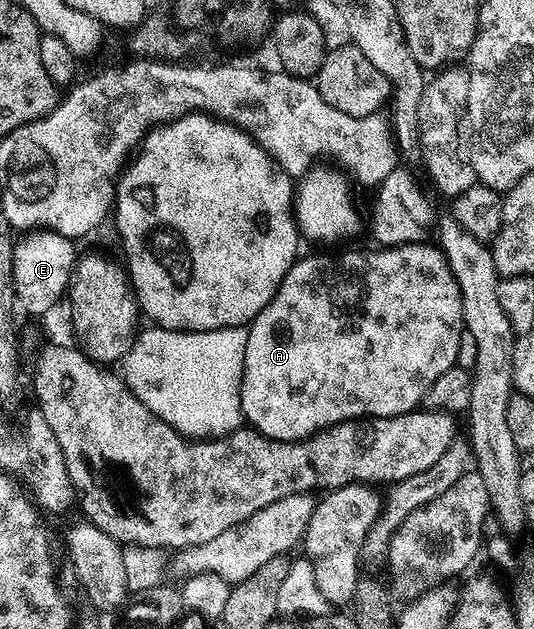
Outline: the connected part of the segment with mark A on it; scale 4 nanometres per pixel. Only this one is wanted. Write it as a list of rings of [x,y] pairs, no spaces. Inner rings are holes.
[[[427,242],[422,243],[401,243],[399,247],[381,246],[380,251],[348,251],[345,255],[312,255],[309,259],[304,257],[297,258],[292,268],[286,273],[286,277],[282,277],[282,285],[278,285],[278,289],[274,293],[274,297],[266,305],[266,309],[262,309],[262,313],[258,313],[258,317],[253,319],[248,327],[248,340],[246,341],[246,357],[244,358],[244,376],[242,377],[242,385],[240,386],[240,413],[241,416],[255,430],[261,431],[268,439],[277,439],[278,441],[290,441],[291,443],[299,443],[302,439],[308,439],[311,435],[315,435],[318,431],[324,431],[328,427],[333,427],[335,423],[345,423],[348,419],[362,419],[371,417],[390,417],[391,415],[401,415],[407,411],[417,410],[424,403],[424,395],[430,389],[430,385],[434,385],[434,381],[438,381],[438,377],[442,377],[442,373],[446,373],[446,369],[456,366],[456,358],[458,357],[458,341],[464,332],[464,314],[462,313],[462,293],[458,289],[458,281],[454,277],[454,273],[448,264],[448,258],[445,257],[439,246],[432,245],[428,247]]]

